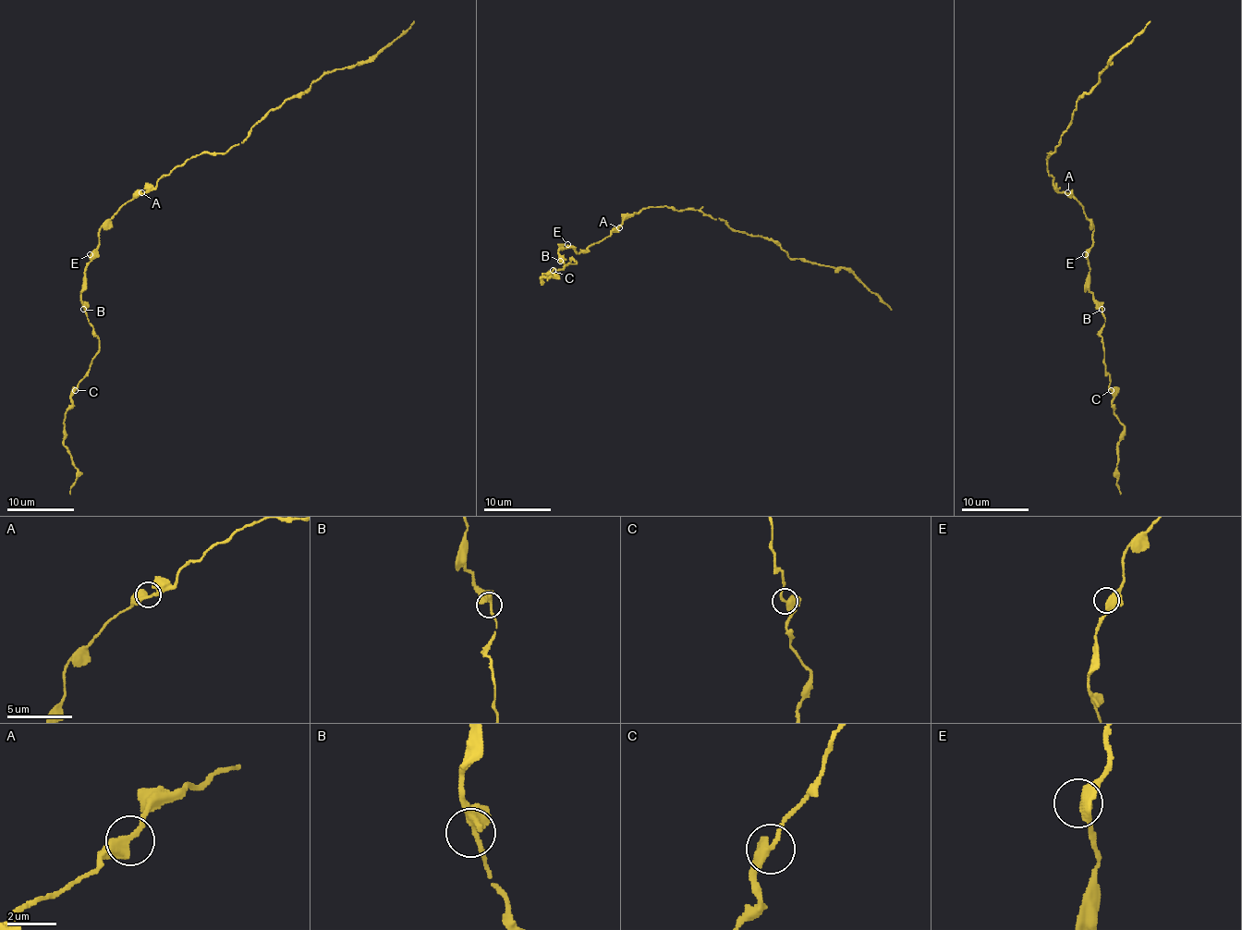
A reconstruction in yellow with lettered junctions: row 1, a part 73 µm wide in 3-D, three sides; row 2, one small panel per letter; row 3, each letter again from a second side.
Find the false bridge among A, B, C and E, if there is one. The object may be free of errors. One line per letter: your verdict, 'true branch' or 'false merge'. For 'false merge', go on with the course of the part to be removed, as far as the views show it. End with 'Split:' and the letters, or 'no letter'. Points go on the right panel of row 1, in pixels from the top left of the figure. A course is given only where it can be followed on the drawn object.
A: true branch
B: true branch
C: true branch
E: true branch
Split: no letter

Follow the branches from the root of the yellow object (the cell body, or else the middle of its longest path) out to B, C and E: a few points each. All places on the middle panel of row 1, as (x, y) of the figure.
B: (619, 226), (609, 236), (590, 244), (578, 254), (570, 248), (560, 249), (560, 261)
C: (619, 226), (578, 254), (570, 248), (560, 249), (560, 259), (566, 264), (572, 259), (576, 264), (552, 271)
E: (619, 226), (609, 236), (590, 244), (578, 254), (567, 244)

